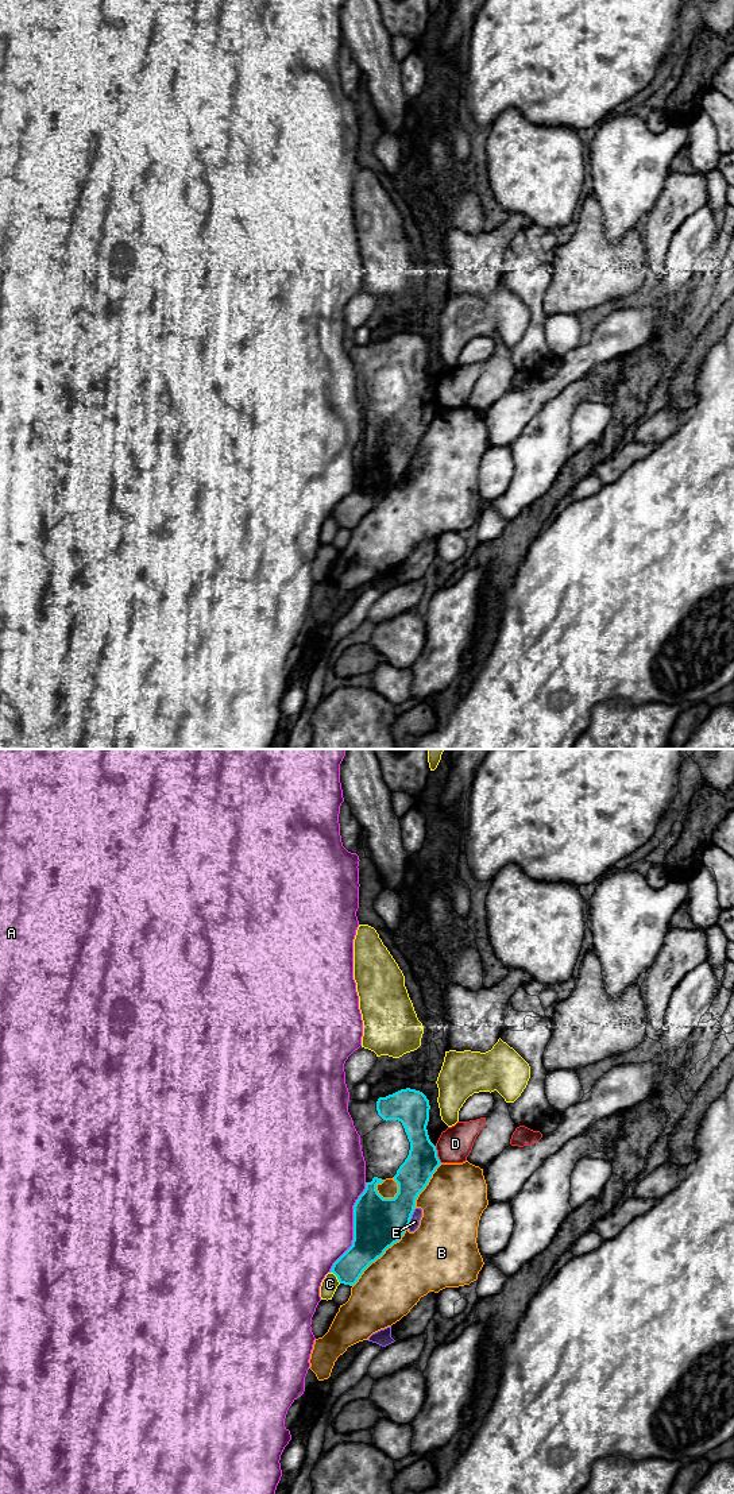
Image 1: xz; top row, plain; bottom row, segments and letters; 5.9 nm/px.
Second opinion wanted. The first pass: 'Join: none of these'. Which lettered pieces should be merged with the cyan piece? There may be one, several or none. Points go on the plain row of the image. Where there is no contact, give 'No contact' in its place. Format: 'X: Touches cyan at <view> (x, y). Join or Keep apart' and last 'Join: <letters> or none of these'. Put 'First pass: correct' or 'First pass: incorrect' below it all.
A: Touches cyan at xz (354, 471). Keep apart
B: Touches cyan at xz (381, 500). Keep apart
C: Touches cyan at xz (336, 520). Keep apart
D: Touches cyan at xz (436, 398). Keep apart
E: Touches cyan at xz (410, 462). Keep apart
Join: none of these
First pass: correct

